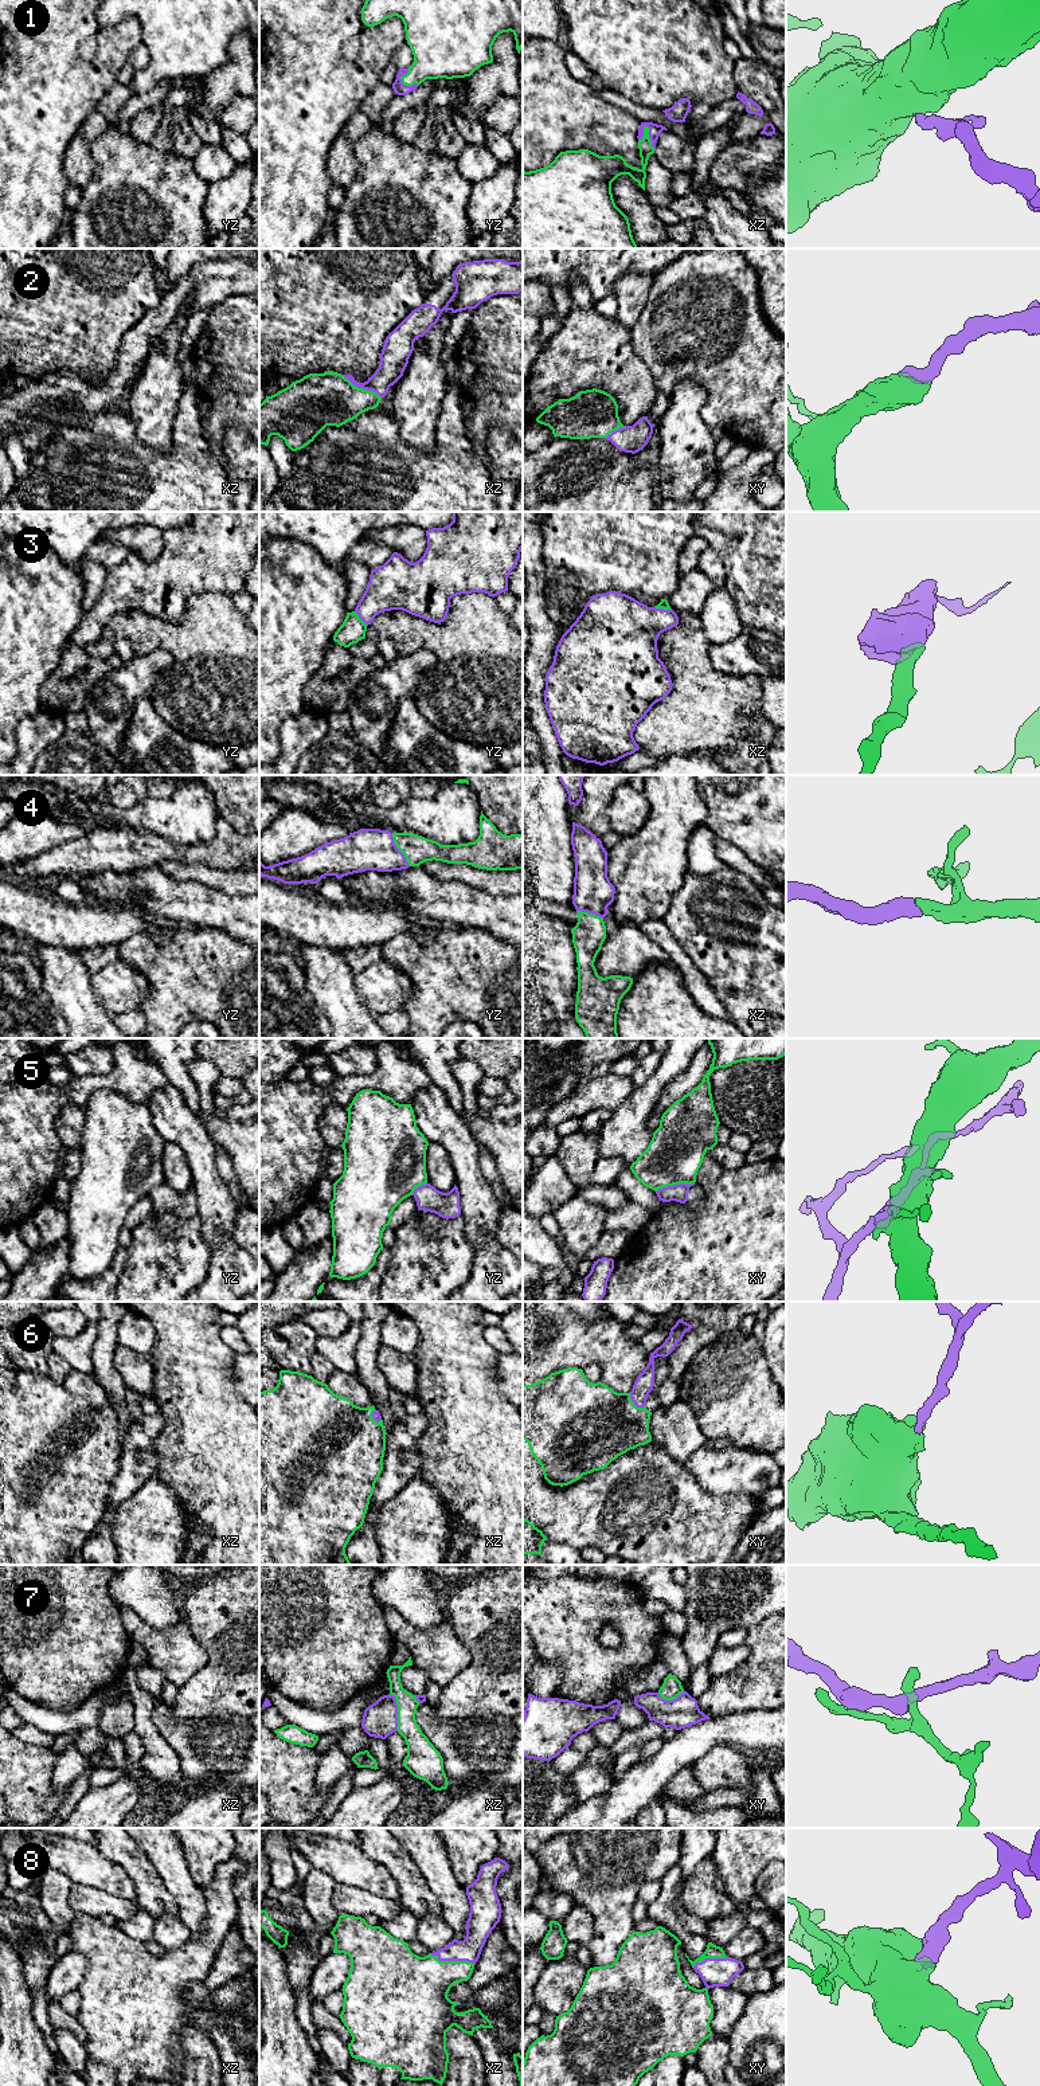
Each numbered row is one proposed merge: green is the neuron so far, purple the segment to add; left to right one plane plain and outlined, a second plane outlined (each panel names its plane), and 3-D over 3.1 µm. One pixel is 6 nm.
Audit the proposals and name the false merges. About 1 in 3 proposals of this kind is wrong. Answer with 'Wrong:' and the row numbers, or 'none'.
Wrong: 5, 7

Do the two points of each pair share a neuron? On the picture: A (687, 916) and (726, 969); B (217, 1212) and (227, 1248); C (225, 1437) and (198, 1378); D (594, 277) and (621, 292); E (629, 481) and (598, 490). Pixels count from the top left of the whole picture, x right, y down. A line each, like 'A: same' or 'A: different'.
A: same
B: same
C: same
D: different
E: same

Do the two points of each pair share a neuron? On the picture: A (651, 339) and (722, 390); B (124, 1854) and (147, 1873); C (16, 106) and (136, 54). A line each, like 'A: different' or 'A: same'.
A: same
B: same
C: different

